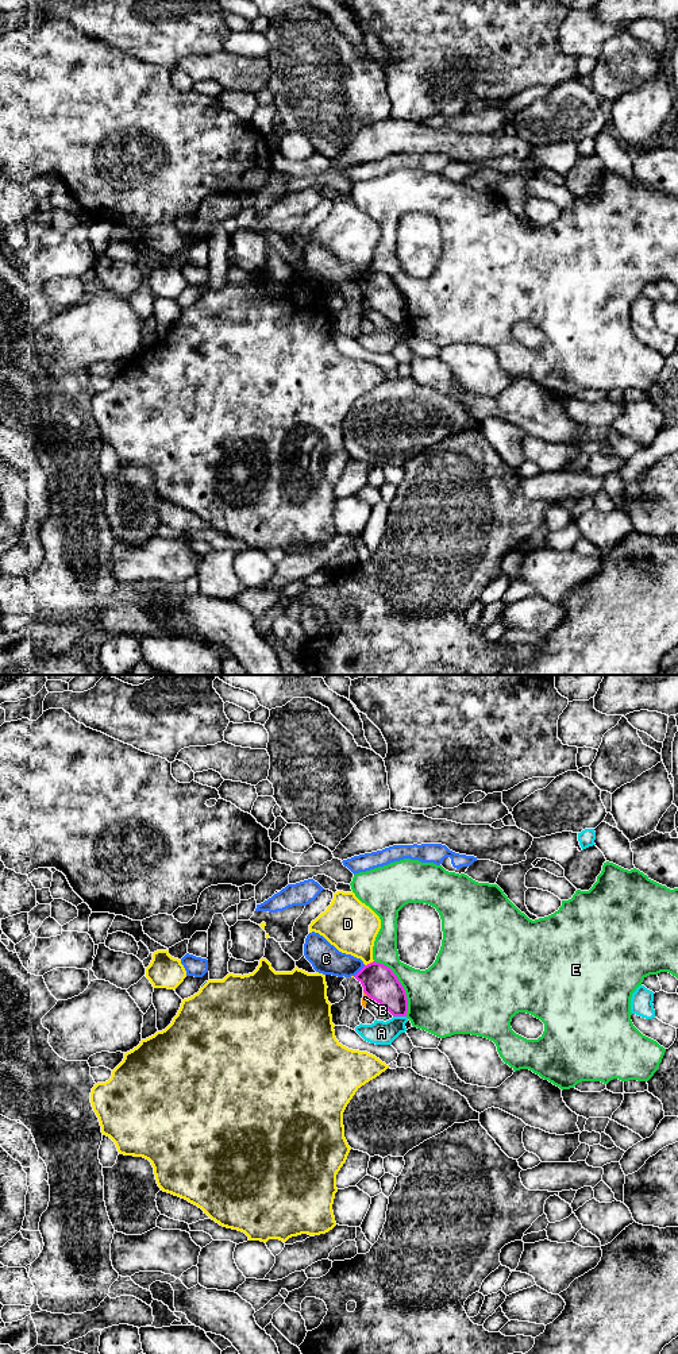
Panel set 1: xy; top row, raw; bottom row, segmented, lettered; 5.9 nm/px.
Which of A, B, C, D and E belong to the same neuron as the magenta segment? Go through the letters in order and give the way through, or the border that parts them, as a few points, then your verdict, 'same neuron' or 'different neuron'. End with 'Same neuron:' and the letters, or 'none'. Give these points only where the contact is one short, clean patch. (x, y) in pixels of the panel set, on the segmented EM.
A: border xy (393, 1015), (405, 1017); different neuron
B: different neuron
C: border xy (365, 965), (354, 976); different neuron
D: border xy (373, 960), (365, 965); different neuron
E: different neuron
Same neuron: none

